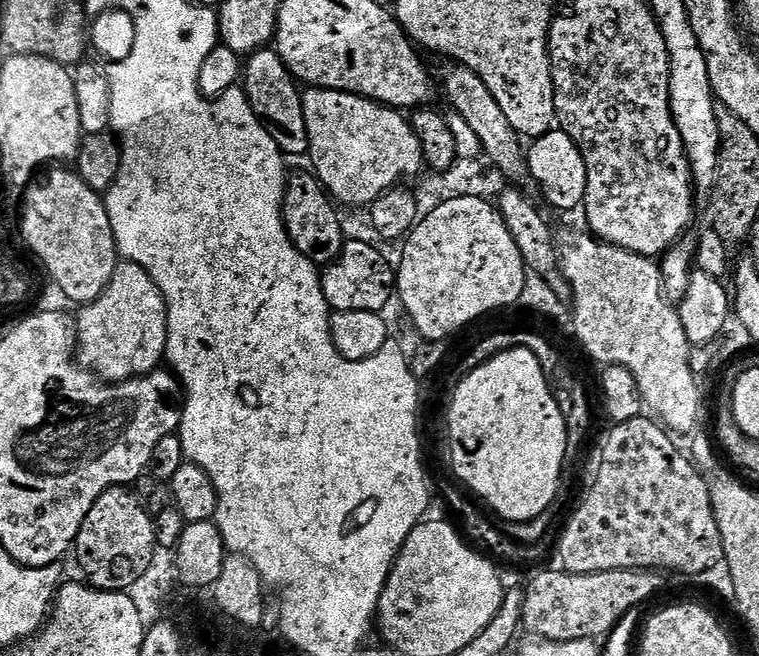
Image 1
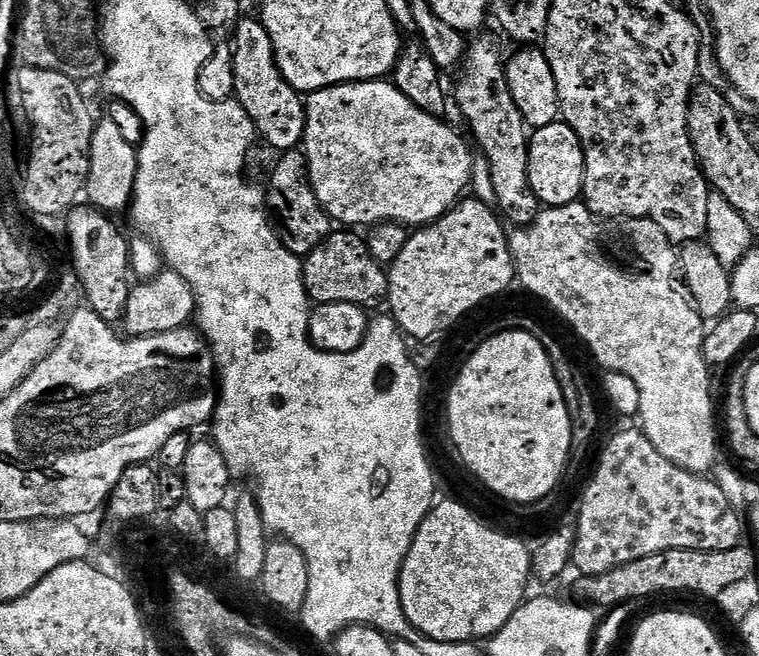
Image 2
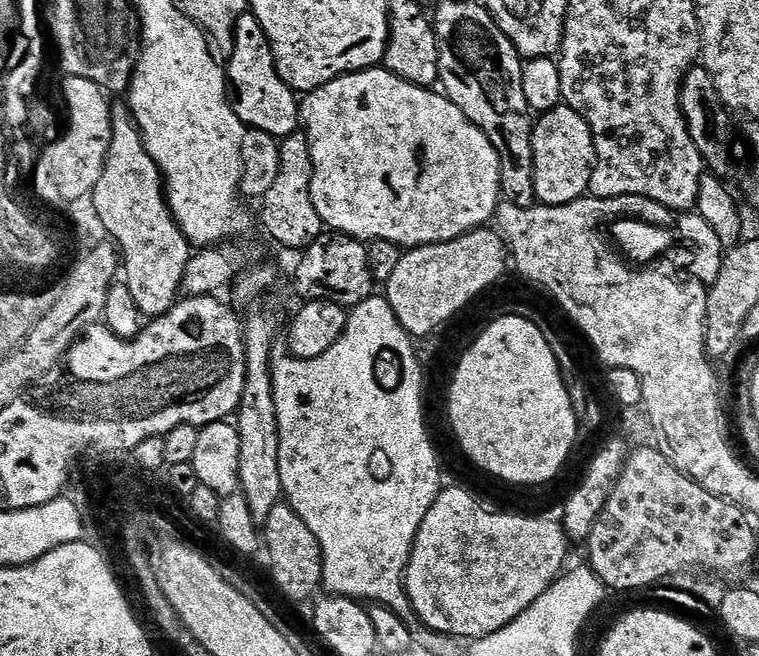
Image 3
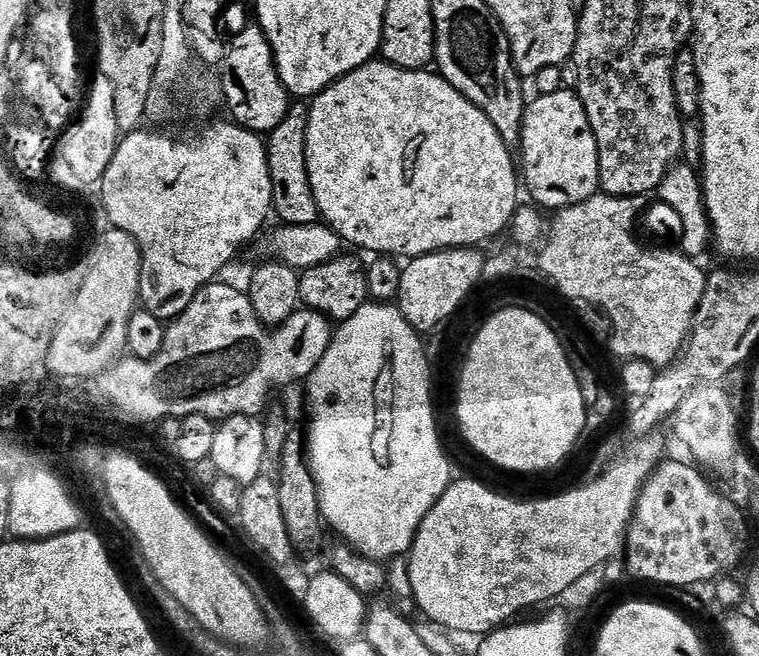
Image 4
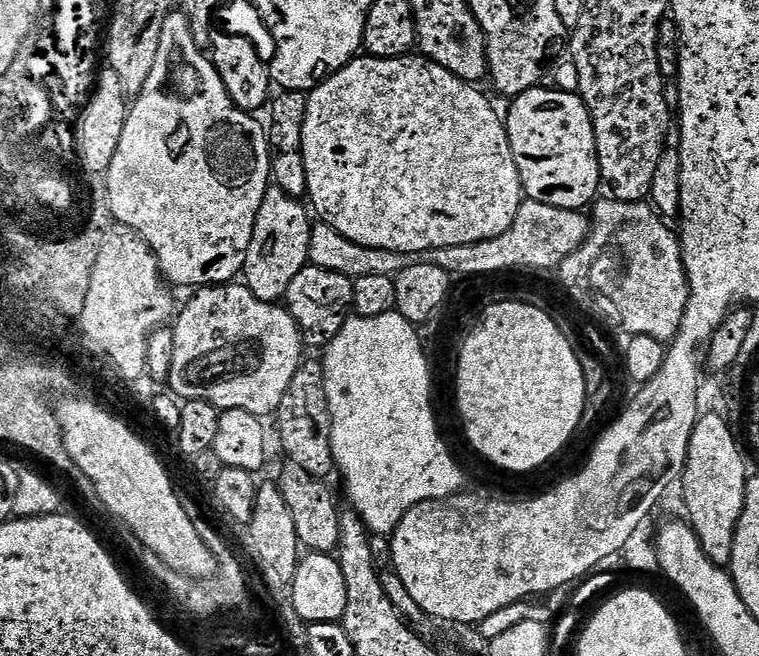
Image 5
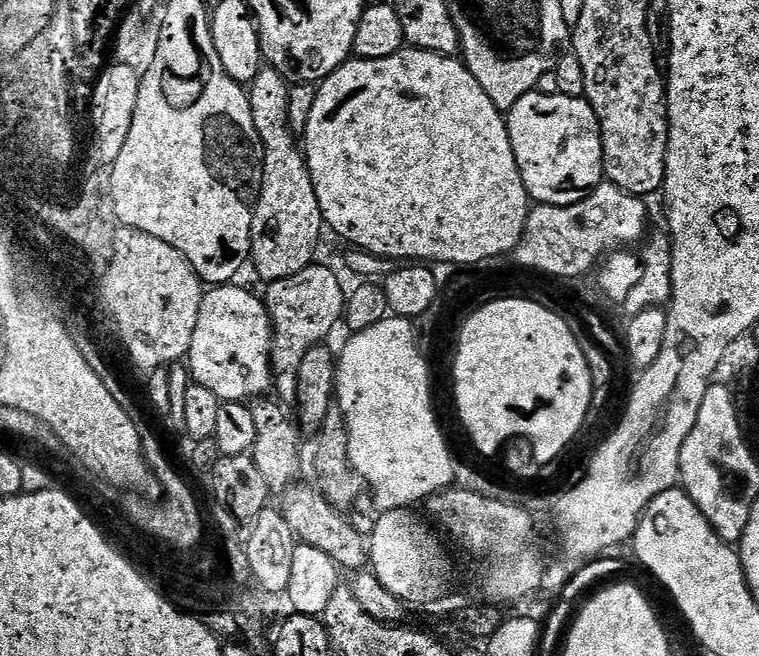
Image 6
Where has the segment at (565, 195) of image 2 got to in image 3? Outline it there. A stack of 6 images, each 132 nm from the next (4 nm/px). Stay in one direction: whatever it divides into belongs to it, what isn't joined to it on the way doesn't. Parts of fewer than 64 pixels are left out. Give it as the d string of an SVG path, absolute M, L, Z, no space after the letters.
M567 106L549 108L532 129L532 177L541 204L569 204L589 191L594 167L594 145L588 123Z

